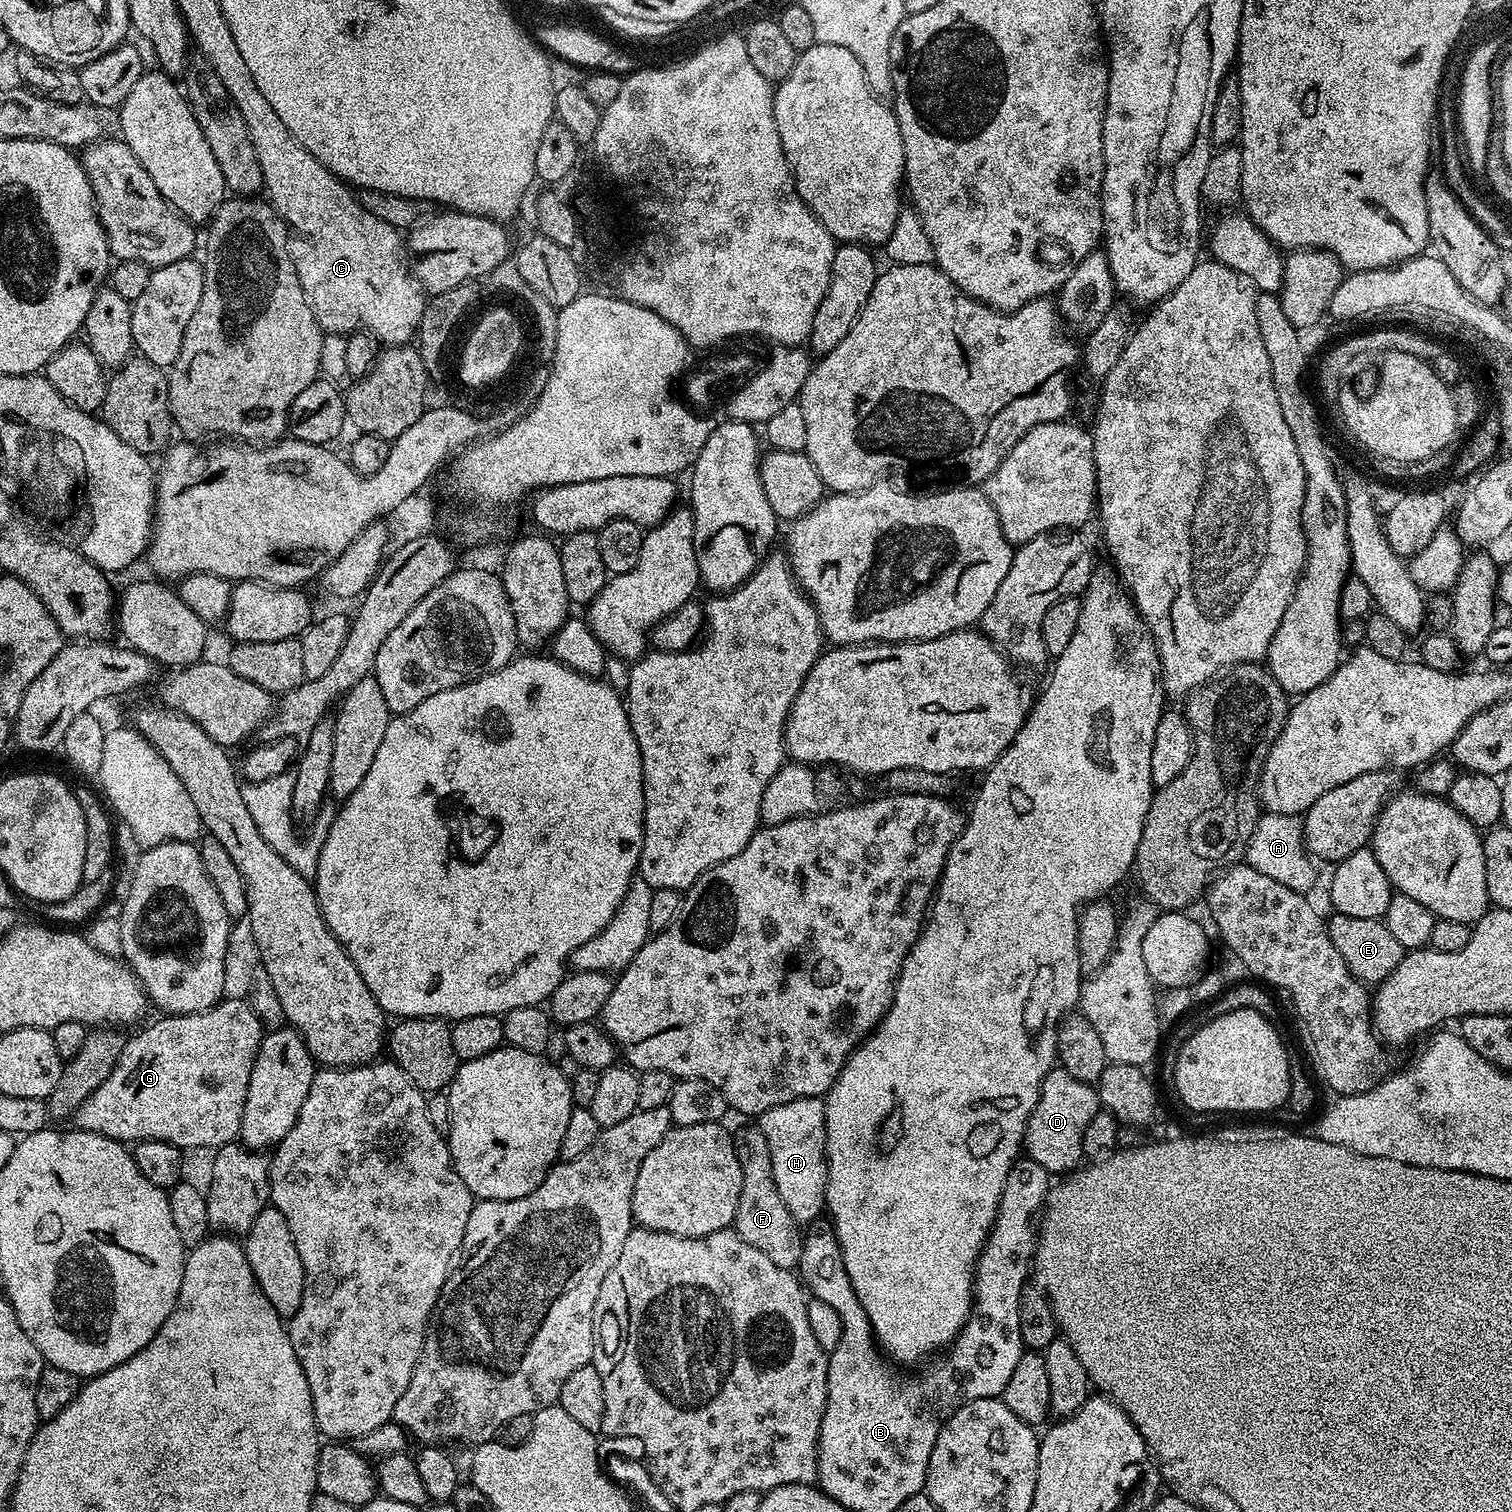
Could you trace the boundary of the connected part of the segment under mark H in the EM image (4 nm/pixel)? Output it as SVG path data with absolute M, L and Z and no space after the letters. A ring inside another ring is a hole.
M807 1096L774 1106L760 1113L758 1124L766 1134L766 1142L770 1142L774 1186L778 1186L782 1202L786 1202L786 1210L790 1210L797 1225L811 1225L817 1219L816 1214L825 1209L824 1195L828 1181L824 1100L819 1096Z

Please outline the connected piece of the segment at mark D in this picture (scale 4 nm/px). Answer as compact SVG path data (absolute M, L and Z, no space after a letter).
M1053 1067L1040 1087L1040 1097L1024 1127L1023 1151L1027 1159L1038 1162L1049 1174L1068 1174L1081 1163L1086 1126L1102 1105L1093 1085L1074 1078L1065 1068Z

